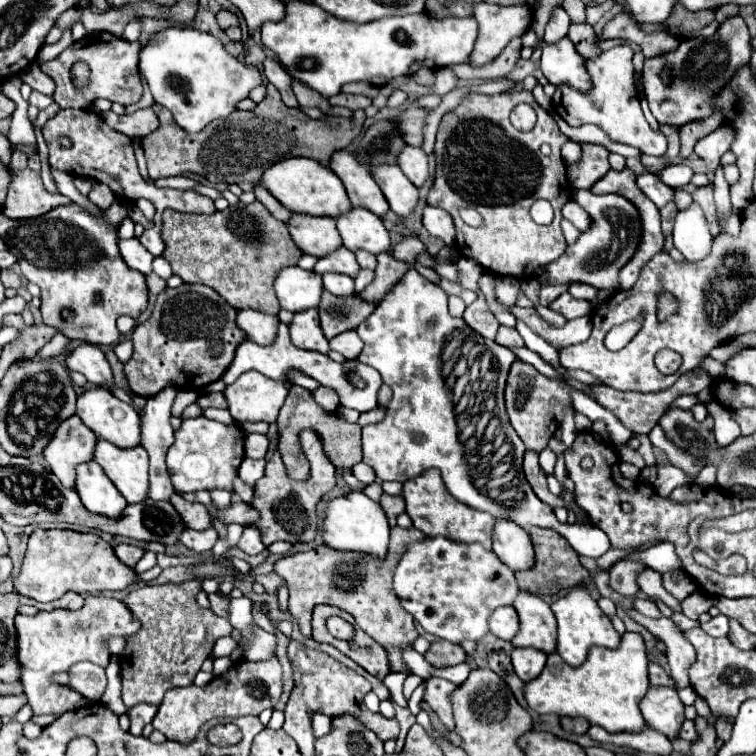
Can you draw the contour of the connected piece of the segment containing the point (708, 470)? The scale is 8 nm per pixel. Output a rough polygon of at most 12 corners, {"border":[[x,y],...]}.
{"border":[[707,467],[699,473],[697,485],[713,485],[717,467]]}

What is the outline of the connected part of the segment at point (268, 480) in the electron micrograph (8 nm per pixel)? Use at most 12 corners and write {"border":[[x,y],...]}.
{"border":[[315,431],[299,435],[311,477],[287,475],[279,451],[249,503],[269,547],[309,543],[317,503],[335,487],[335,467]]}

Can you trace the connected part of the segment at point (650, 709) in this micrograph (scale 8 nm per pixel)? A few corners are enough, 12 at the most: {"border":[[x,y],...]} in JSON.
{"border":[[651,687],[639,709],[675,739],[685,717],[673,687]]}

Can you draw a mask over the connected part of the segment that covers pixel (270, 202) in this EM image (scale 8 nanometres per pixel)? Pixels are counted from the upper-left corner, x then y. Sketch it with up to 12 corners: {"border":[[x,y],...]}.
{"border":[[253,187],[255,197],[267,207],[267,211],[281,221],[291,217],[265,187]]}

